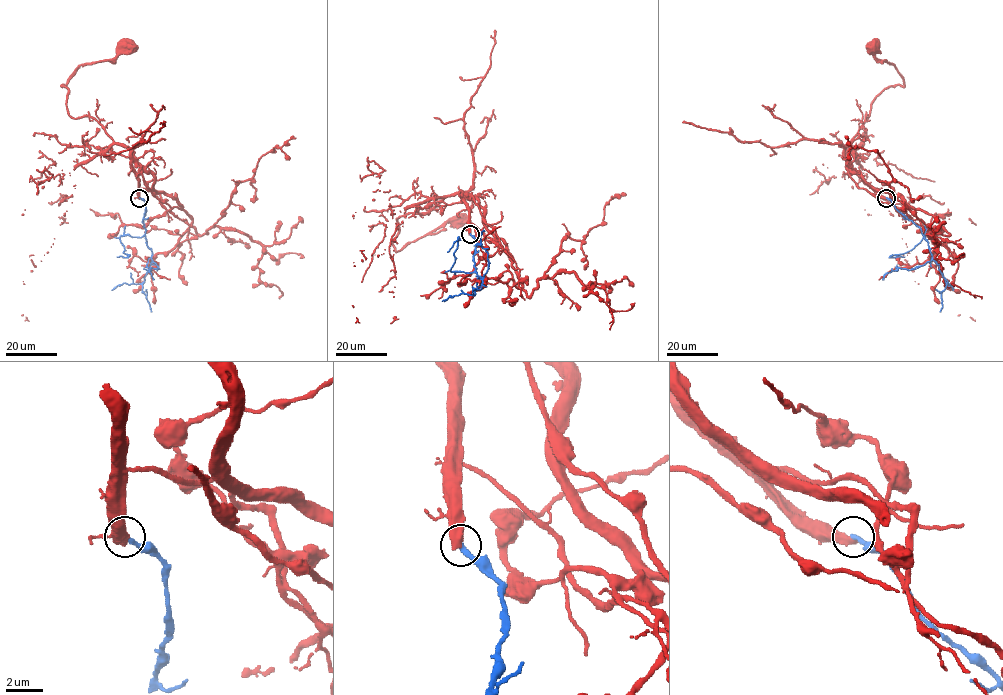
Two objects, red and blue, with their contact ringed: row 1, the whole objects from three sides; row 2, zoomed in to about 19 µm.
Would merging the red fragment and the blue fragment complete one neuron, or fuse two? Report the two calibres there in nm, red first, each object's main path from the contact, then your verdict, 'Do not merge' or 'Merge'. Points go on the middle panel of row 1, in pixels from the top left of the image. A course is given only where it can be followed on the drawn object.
Thickness 600 nm (red) against 280 nm. Course of red: (470, 234), (470, 209), (459, 192), (431, 210), (397, 218), (392, 246), (398, 251), (446, 222), (458, 221). Course of blue: (470, 234), (475, 239), (473, 258), (477, 275), (482, 278), (482, 284), (475, 294), (461, 293), (442, 301). Do not merge

